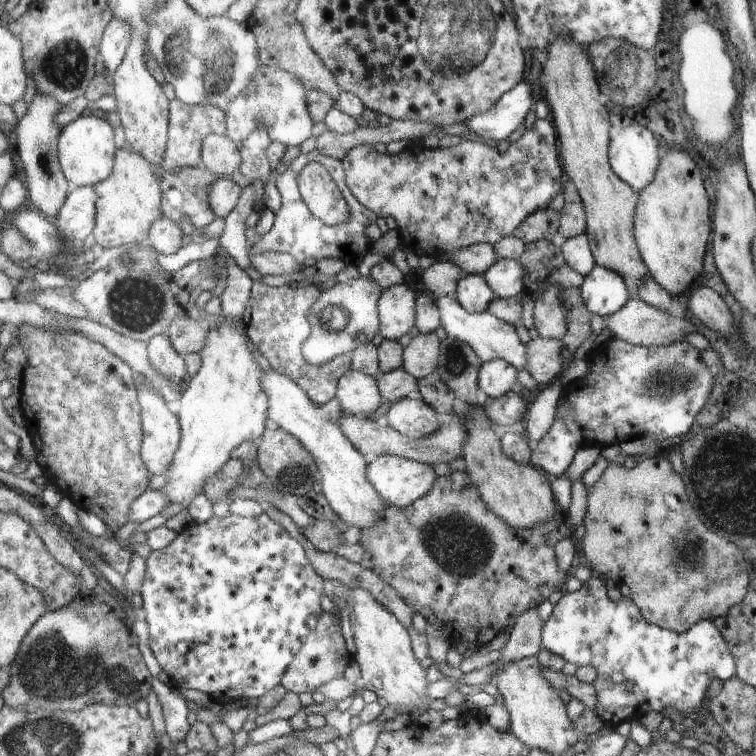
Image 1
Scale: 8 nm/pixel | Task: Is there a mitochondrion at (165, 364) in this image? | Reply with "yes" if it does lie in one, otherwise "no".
yes

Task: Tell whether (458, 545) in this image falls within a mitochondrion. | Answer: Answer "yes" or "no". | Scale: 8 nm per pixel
yes

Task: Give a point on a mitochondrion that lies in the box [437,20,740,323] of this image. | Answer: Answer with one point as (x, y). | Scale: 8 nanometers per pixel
(618, 55)

